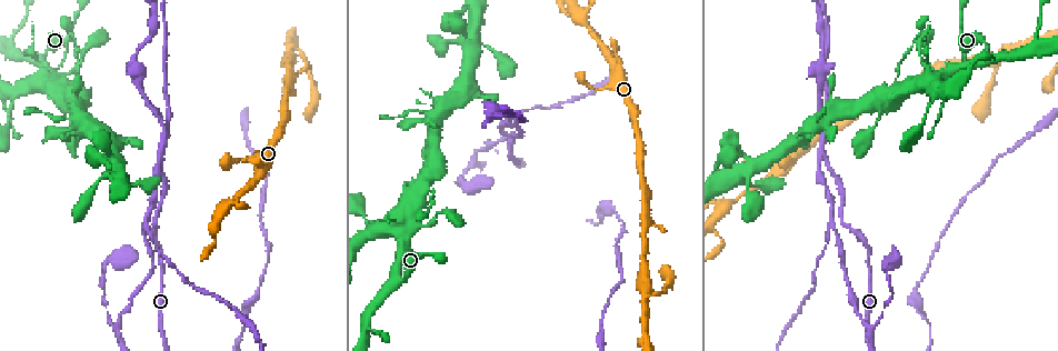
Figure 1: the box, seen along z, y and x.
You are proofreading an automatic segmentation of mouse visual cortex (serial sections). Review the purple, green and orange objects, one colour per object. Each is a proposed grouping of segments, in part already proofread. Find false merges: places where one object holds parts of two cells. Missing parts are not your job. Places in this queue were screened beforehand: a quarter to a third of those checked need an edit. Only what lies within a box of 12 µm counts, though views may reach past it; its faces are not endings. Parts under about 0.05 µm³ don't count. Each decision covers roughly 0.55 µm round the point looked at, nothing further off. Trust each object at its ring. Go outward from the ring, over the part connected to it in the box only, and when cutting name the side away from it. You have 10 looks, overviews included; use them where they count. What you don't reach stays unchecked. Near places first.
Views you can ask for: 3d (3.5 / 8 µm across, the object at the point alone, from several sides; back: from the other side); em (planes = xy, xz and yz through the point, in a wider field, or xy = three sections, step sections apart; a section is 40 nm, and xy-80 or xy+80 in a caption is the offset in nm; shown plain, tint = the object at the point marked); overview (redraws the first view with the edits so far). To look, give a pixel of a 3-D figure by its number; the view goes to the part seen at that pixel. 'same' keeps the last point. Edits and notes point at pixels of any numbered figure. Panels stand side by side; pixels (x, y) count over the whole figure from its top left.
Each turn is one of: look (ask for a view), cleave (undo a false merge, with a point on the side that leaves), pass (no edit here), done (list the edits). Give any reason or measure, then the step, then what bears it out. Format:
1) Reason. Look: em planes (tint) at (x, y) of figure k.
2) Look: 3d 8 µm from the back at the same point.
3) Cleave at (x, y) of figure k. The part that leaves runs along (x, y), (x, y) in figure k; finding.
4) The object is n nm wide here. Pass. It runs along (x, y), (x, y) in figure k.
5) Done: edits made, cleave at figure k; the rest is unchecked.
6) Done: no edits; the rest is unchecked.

Abrupt turn. Look: 3d 3.5 µm at (215, 242) of figure 1.

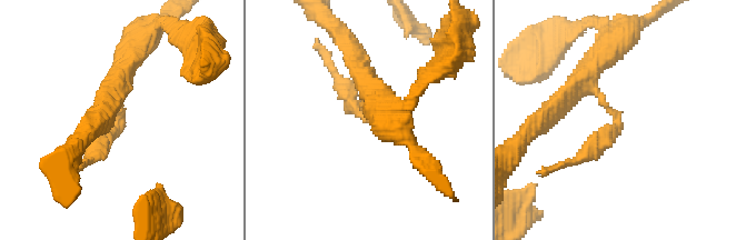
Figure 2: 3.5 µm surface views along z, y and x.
The arms are 200, 300 nm wide; shape alone is not enough. Look: em xy step 3 (tint) at (616, 122) of figure 2.

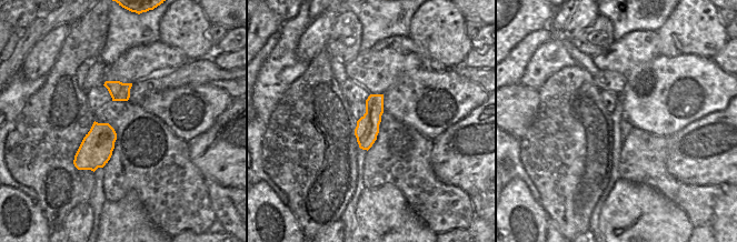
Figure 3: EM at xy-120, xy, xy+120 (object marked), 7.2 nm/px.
Cleave at (347, 96) of figure 2. The part that leaves runs along (603, 100), (616, 124), (570, 162) in figure 2; two cells meet here.

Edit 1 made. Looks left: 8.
Redraw. Look: overview.

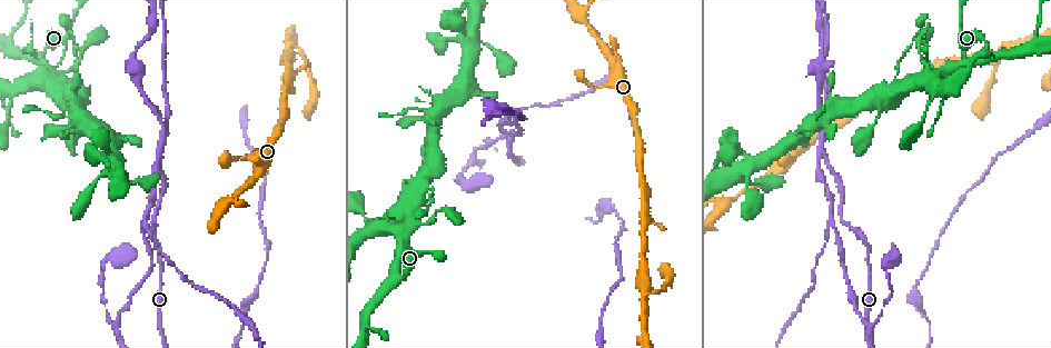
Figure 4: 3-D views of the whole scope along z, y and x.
Look: 3d 3.5 µm at (167, 126) of figure 4.

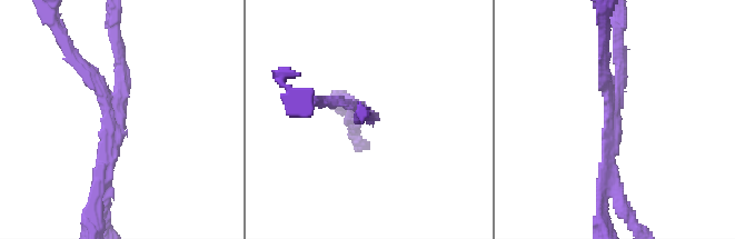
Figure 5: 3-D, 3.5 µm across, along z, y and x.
3 arms meet here; the arms are 150, 150, 200 nm wide. Look: em xy step 1 (tint) at (618, 113) of figure 5.

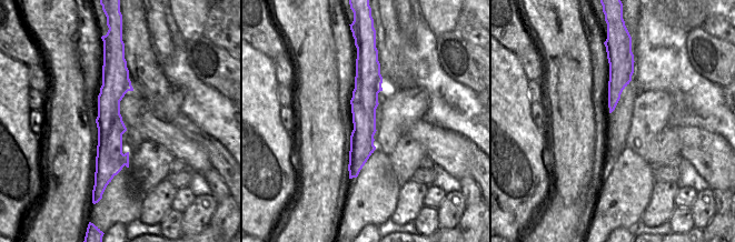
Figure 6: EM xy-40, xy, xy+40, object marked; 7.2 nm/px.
Look: em xy step 5 (tint) at the same point.

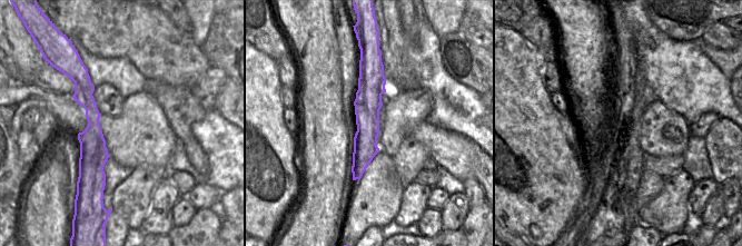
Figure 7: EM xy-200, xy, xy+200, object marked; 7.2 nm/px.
Cleave at (82, 70) of figure 5. Two cells meet here.

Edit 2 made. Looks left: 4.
Redraw. Look: overview.

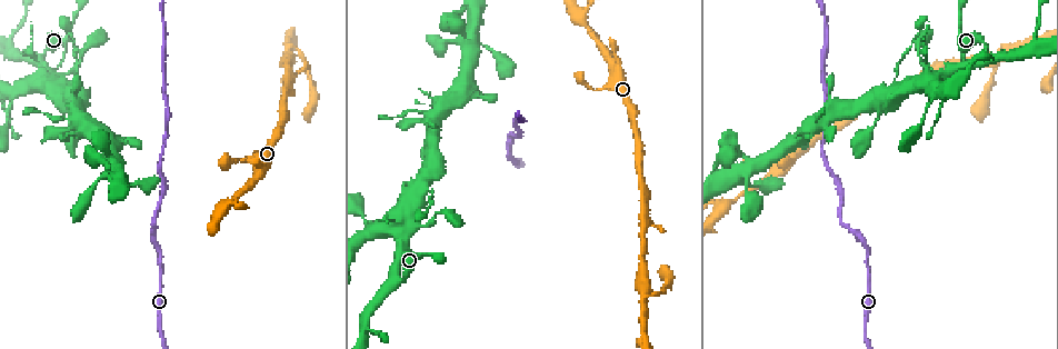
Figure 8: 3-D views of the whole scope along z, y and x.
Calibre changes. Look: 3d 3.5 µm at (236, 161) of figure 8.

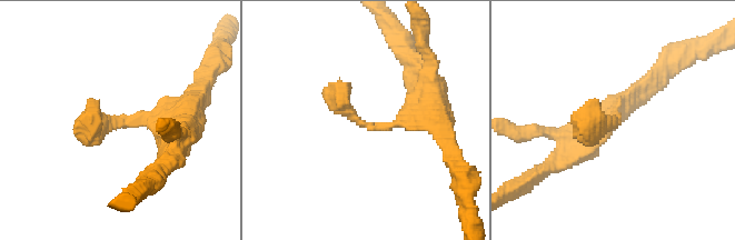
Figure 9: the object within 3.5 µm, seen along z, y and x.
Look: em xy step 5 (tint) at (120, 121) of figure 9.

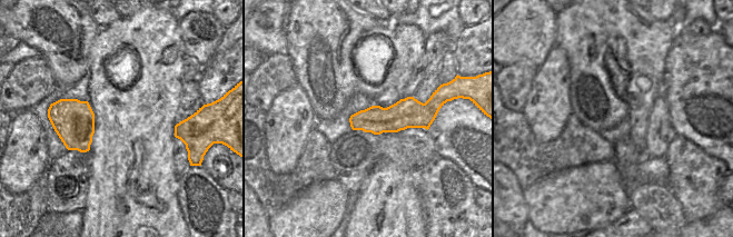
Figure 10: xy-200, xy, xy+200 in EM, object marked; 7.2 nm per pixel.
Pass. It runs along (439, 101), (425, 114), (353, 124) in figure 10; continuous, no second cell.

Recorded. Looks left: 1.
Done: edits made, cleave at figure 2, cleave at figure 5; the rest is unchecked.

